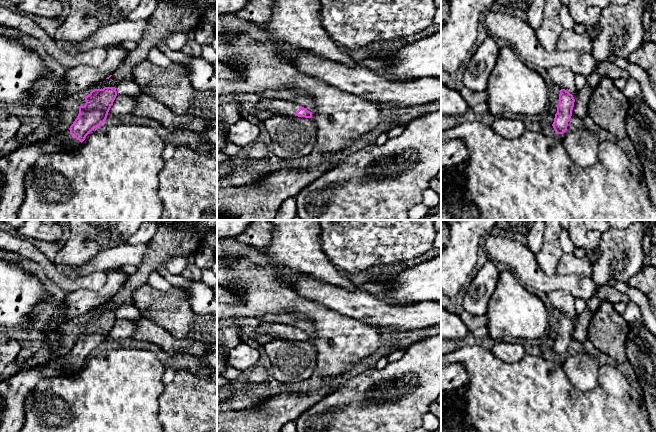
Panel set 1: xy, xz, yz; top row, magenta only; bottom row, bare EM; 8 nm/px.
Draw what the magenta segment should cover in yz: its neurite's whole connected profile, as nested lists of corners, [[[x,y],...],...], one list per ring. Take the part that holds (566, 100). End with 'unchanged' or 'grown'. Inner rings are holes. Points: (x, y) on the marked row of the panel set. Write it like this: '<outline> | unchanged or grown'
[[[565,89],[560,90],[559,104],[552,124],[556,134],[563,134],[567,130],[568,122],[572,116],[575,99]]] | unchanged

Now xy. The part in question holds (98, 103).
[[[115,87],[92,90],[89,95],[84,97],[86,103],[84,106],[78,107],[79,114],[68,130],[58,135],[49,135],[44,140],[21,144],[13,152],[0,156],[0,220],[16,220],[17,212],[25,198],[25,175],[40,156],[49,152],[57,152],[58,140],[64,141],[69,149],[75,147],[80,142],[82,143],[93,129],[105,122],[116,96],[117,91]]] | grown

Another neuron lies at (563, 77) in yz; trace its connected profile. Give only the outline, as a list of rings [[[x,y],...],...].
[[[557,66],[547,71],[553,83],[572,94],[574,99],[576,98],[578,89],[576,88],[575,74],[570,69]]]

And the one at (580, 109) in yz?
[[[591,73],[586,78],[586,84],[578,90],[575,98],[575,104],[572,110],[572,115],[584,119],[588,115],[588,102],[592,96],[601,77],[596,73]]]

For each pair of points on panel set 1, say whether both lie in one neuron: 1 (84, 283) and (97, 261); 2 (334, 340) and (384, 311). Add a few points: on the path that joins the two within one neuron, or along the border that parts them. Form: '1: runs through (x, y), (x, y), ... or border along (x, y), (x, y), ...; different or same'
1: border along (105, 271), (93, 271), (80, 277); different
2: border along (341, 314), (370, 324), (373, 327); different

